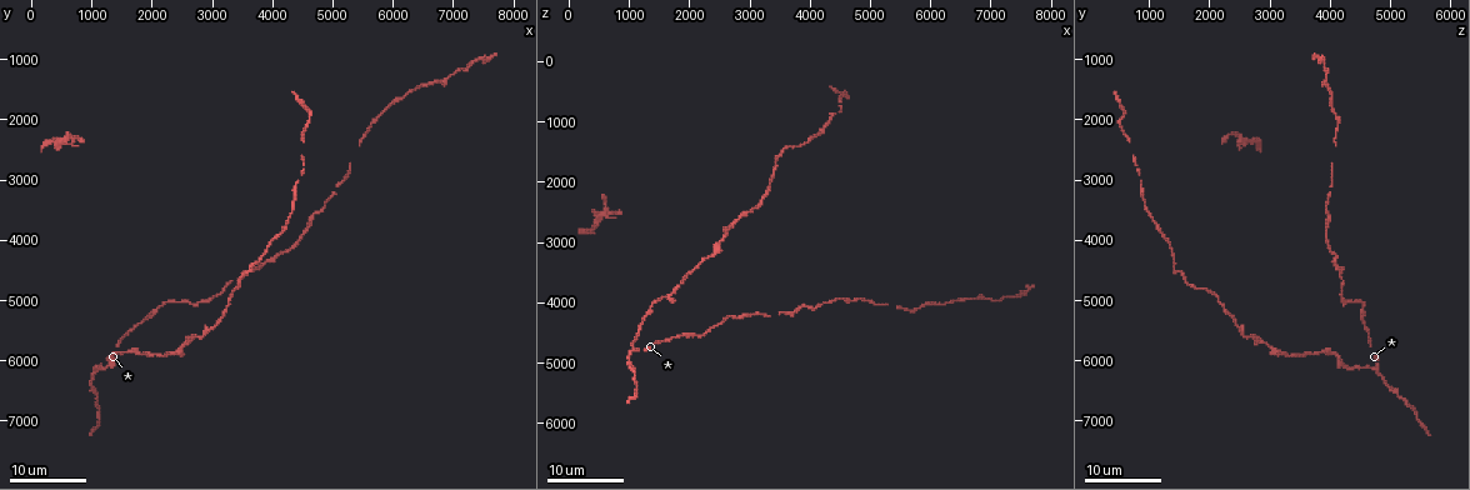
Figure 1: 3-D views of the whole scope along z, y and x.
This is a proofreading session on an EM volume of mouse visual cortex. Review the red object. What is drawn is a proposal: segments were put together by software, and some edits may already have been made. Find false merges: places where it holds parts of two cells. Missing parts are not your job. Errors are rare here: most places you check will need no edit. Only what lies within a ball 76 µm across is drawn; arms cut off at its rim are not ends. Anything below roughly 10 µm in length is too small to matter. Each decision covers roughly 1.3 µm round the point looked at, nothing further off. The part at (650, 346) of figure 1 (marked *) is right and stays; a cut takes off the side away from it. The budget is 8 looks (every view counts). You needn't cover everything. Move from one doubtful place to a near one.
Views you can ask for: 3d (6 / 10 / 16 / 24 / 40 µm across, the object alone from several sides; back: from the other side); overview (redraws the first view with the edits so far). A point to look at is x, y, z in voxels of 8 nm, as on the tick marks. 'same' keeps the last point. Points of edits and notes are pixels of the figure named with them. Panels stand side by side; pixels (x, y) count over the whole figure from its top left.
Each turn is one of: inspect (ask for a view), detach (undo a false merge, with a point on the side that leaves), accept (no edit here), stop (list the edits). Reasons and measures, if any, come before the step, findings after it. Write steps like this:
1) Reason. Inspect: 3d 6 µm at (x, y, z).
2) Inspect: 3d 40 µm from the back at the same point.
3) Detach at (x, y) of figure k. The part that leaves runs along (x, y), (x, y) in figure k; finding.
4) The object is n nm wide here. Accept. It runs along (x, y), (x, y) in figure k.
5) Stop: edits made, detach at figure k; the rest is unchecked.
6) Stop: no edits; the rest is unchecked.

Two arms in line, one across. Inspect: 3d 24 µm at (1650, 5850, 3850).

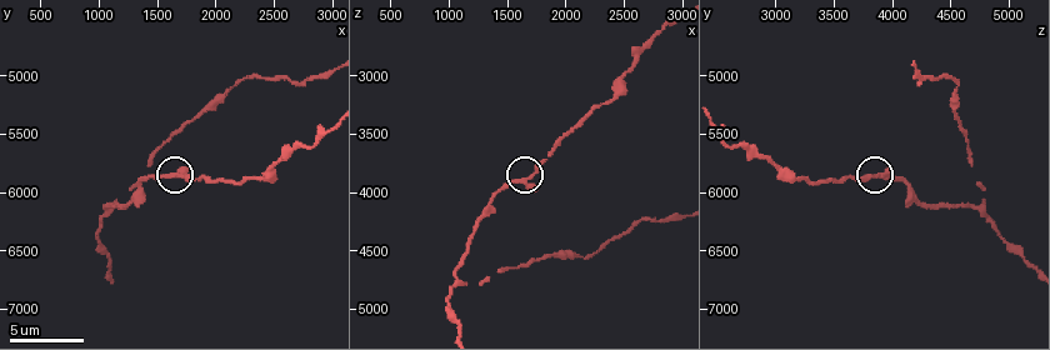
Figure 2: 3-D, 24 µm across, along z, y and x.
Inspect: 3d 10 µm at (1600, 5860, 3920).

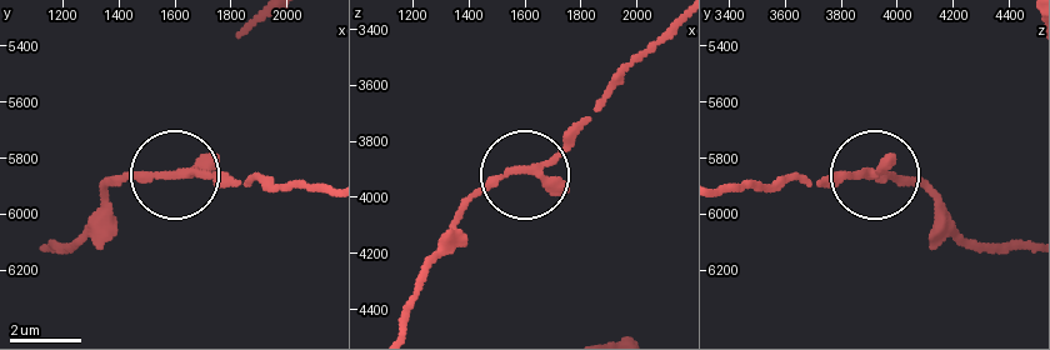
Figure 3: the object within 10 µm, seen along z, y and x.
The object is 200 nm wide here. Accept. It runs along (45, 246), (71, 243), (131, 175), (245, 184) in figure 3; one cell here.

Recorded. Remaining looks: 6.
Thick turns thin. Inspect: 3d 16 µm at (2820, 5020, 4260).

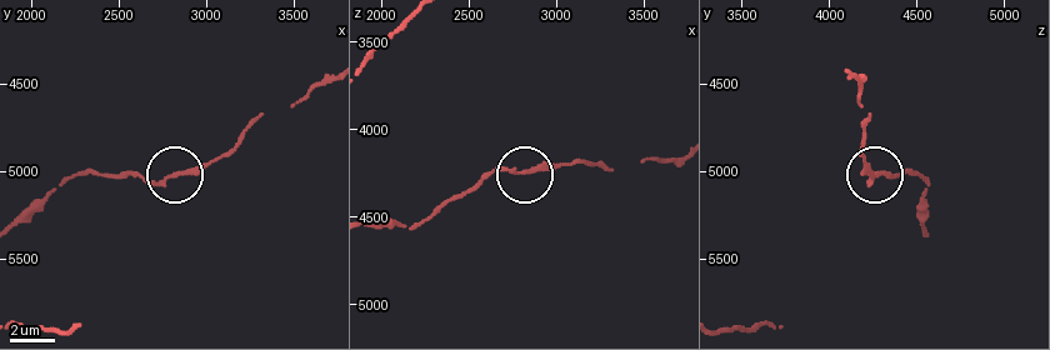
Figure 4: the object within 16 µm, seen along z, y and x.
Accept. It runs along (374, 224), (419, 223), (503, 168), (525, 174), (579, 163) in figure 4; all the same cell.

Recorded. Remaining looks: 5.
Thick turns thin. Inspect: 3d 10 µm at (2080, 5180, 4540).

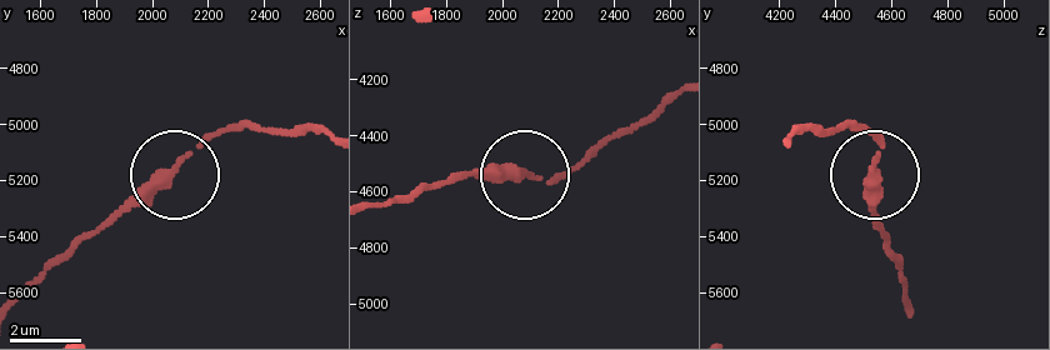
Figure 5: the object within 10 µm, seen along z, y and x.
Other side. Inspect: 3d 10 µm from the back at (2060, 5180, 4530).

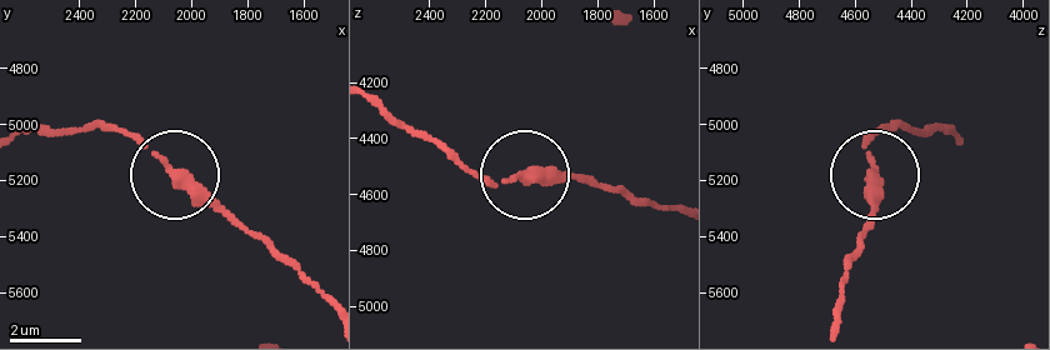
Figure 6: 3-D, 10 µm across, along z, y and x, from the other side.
Accept. It runs along (679, 211), (571, 179), (490, 179), (466, 164) in figure 6; all the same cell.

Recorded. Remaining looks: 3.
Narrows sharply. Inspect: 3d 24 µm at (3850, 4350, 4050).

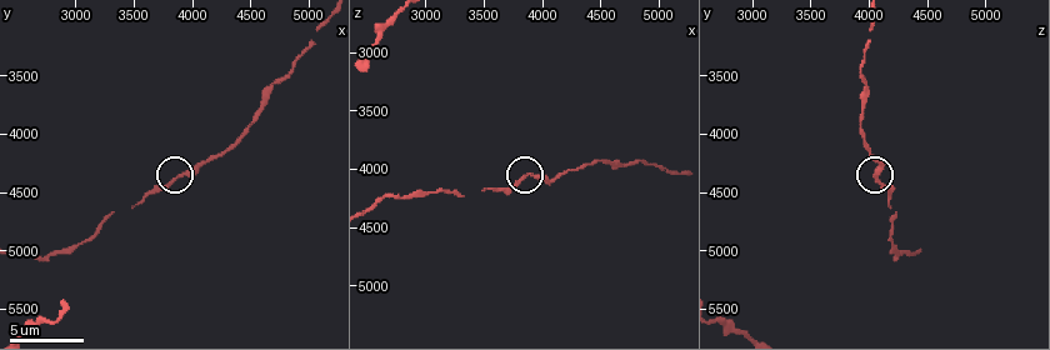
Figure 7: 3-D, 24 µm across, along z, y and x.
Zoom in. Inspect: 3d 10 µm at (3880, 4380, 4060).

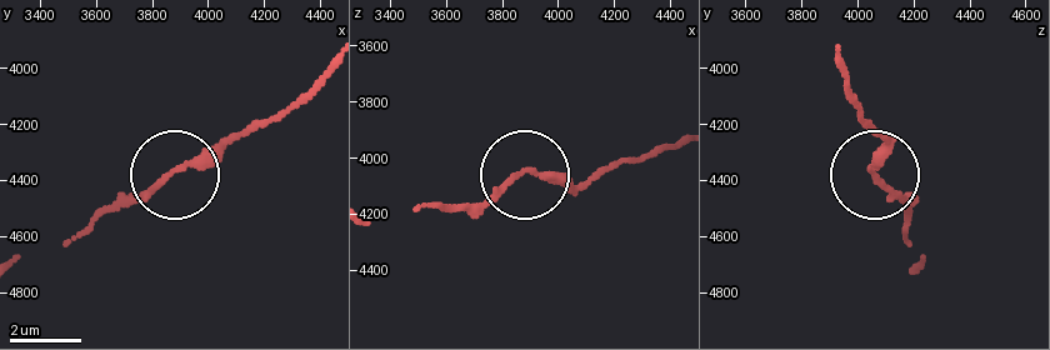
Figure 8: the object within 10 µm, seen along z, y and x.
Accept. One cell here.

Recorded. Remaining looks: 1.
Stop: no edits; the rest is unchecked.

